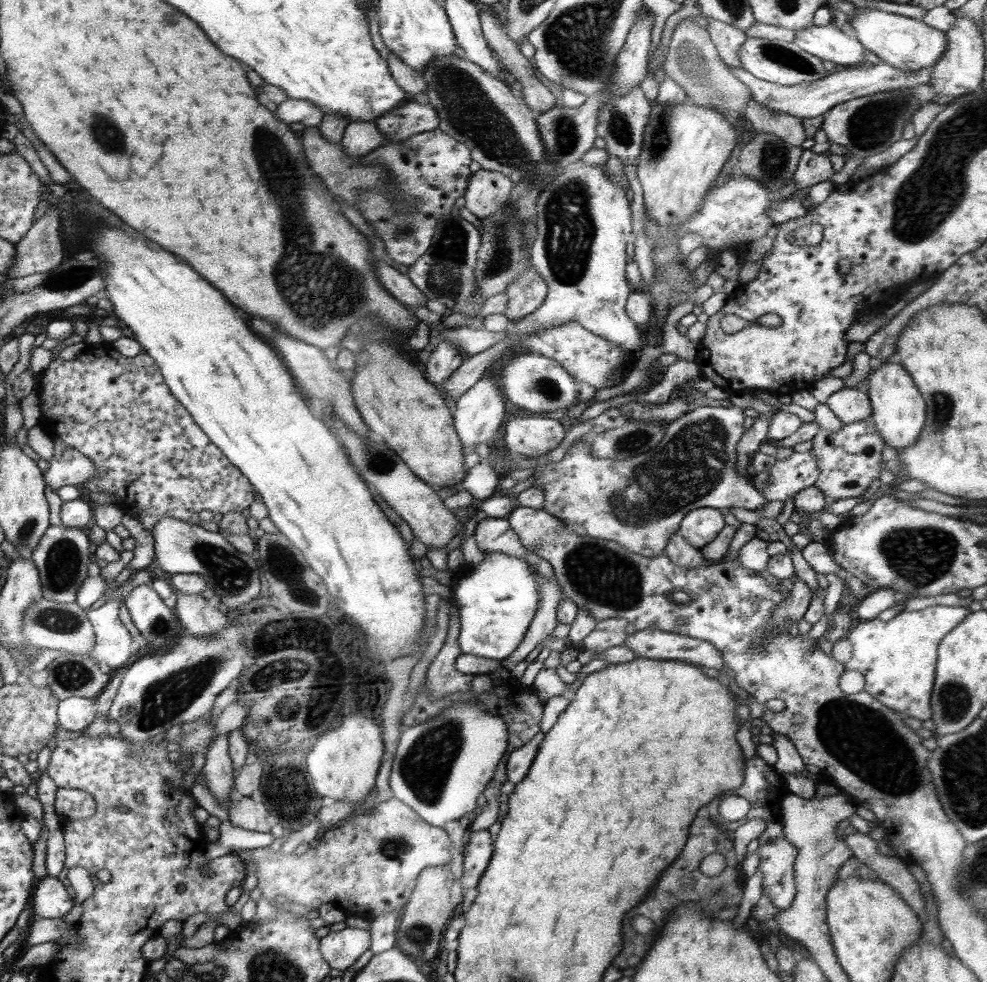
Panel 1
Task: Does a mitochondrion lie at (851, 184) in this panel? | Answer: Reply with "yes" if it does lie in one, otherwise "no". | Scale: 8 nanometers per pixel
no

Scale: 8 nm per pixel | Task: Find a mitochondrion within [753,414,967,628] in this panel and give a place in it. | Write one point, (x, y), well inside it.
(906, 550)

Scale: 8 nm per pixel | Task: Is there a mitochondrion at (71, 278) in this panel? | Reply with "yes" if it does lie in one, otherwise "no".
no

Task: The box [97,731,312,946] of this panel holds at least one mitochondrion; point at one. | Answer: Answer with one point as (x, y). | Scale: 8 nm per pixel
(280, 791)

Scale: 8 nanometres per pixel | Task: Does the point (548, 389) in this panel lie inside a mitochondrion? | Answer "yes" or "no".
yes

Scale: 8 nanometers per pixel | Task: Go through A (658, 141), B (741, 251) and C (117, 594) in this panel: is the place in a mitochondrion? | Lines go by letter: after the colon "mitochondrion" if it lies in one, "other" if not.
A: mitochondrion
B: other
C: other

